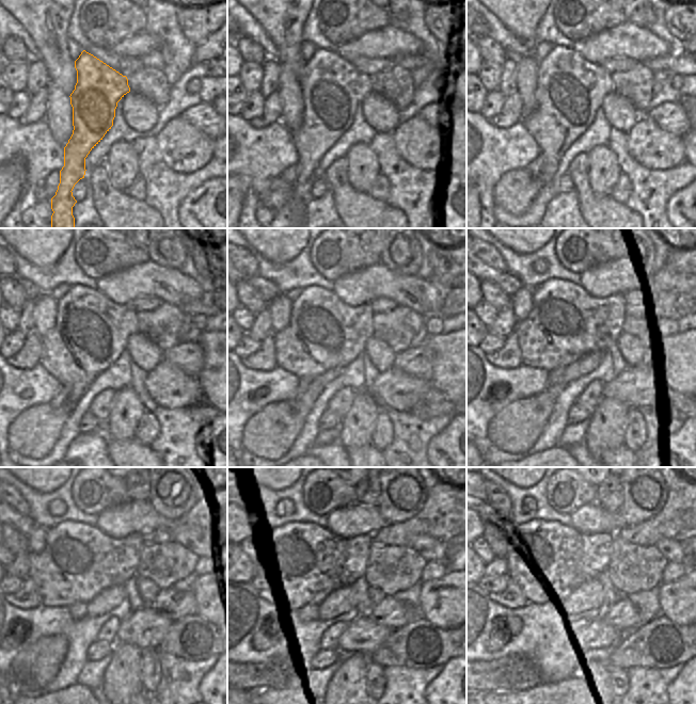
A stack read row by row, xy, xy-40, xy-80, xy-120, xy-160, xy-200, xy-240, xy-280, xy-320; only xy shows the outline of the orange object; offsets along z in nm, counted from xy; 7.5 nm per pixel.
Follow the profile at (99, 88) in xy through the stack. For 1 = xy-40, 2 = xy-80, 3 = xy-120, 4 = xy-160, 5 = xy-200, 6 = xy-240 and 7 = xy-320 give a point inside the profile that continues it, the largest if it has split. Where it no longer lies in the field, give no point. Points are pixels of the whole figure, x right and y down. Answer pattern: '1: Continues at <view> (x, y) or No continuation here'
1: Continues at xy-40 (332, 88)
2: Continues at xy-80 (570, 90)
3: Continues at xy-120 (91, 331)
4: Continues at xy-160 (323, 333)
5: Continues at xy-200 (563, 326)
6: Continues at xy-240 (78, 562)
7: Continues at xy-320 (547, 560)

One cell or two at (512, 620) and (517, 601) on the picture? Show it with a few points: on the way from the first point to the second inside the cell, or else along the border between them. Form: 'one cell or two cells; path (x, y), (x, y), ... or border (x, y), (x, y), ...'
two cells; border (491, 600), (507, 608), (519, 608), (526, 605)

